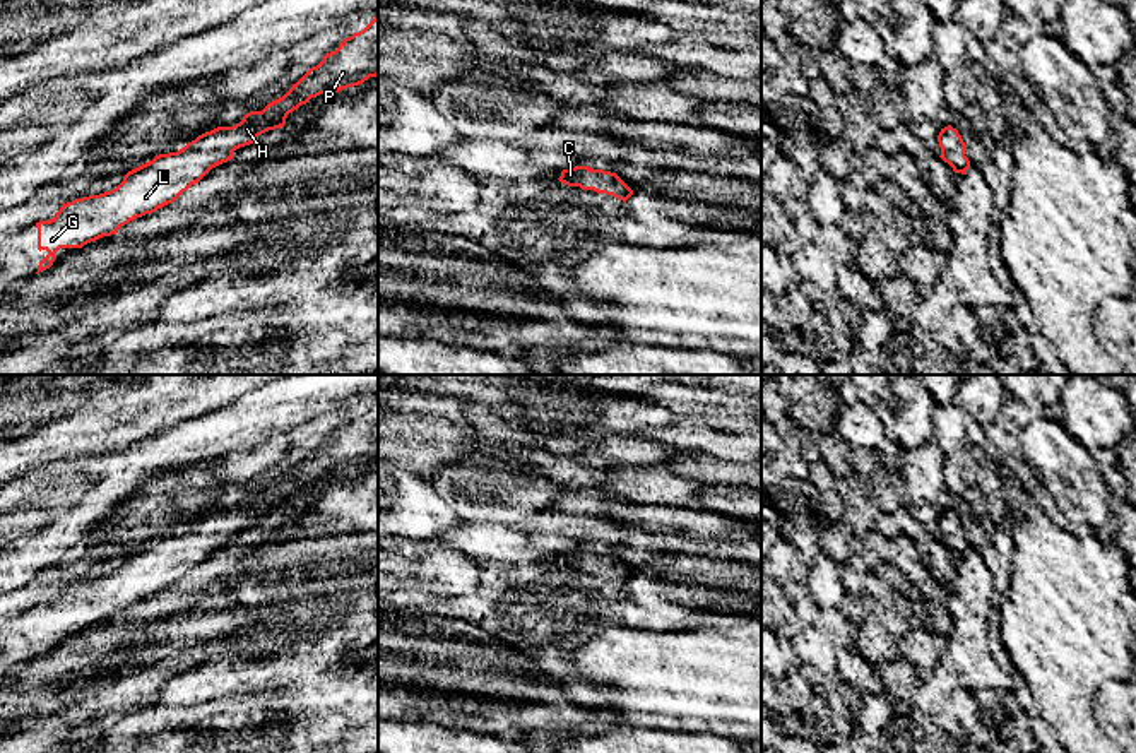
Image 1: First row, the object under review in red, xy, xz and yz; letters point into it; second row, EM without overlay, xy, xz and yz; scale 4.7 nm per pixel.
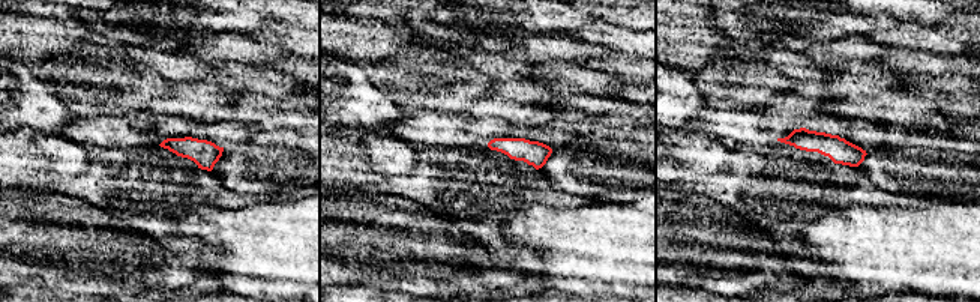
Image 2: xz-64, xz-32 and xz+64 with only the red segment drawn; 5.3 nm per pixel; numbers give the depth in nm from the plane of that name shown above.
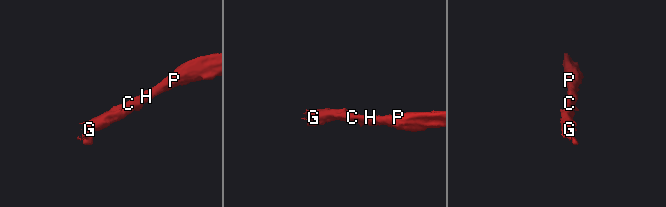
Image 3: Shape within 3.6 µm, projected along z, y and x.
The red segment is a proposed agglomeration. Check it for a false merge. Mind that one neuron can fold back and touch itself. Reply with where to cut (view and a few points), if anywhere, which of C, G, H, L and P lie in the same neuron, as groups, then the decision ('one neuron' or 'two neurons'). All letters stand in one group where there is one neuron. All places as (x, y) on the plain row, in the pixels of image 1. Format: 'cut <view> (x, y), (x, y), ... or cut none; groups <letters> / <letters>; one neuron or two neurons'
cut none; groups C G H L P; one neuron

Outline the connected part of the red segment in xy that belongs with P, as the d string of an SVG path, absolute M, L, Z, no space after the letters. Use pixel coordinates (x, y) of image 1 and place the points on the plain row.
M378 399L363 414L346 421L335 435L327 436L282 481L262 495L246 496L233 510L205 515L178 536L159 537L128 554L116 572L67 585L53 602L36 606L38 633L48 635L36 657L53 649L60 631L82 631L103 620L116 618L137 601L173 587L212 551L233 543L236 532L284 510L287 498L311 481L330 479L376 459Z

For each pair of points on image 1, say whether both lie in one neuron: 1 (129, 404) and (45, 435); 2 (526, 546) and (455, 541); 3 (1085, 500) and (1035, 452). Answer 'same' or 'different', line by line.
1: same
2: same
3: same

